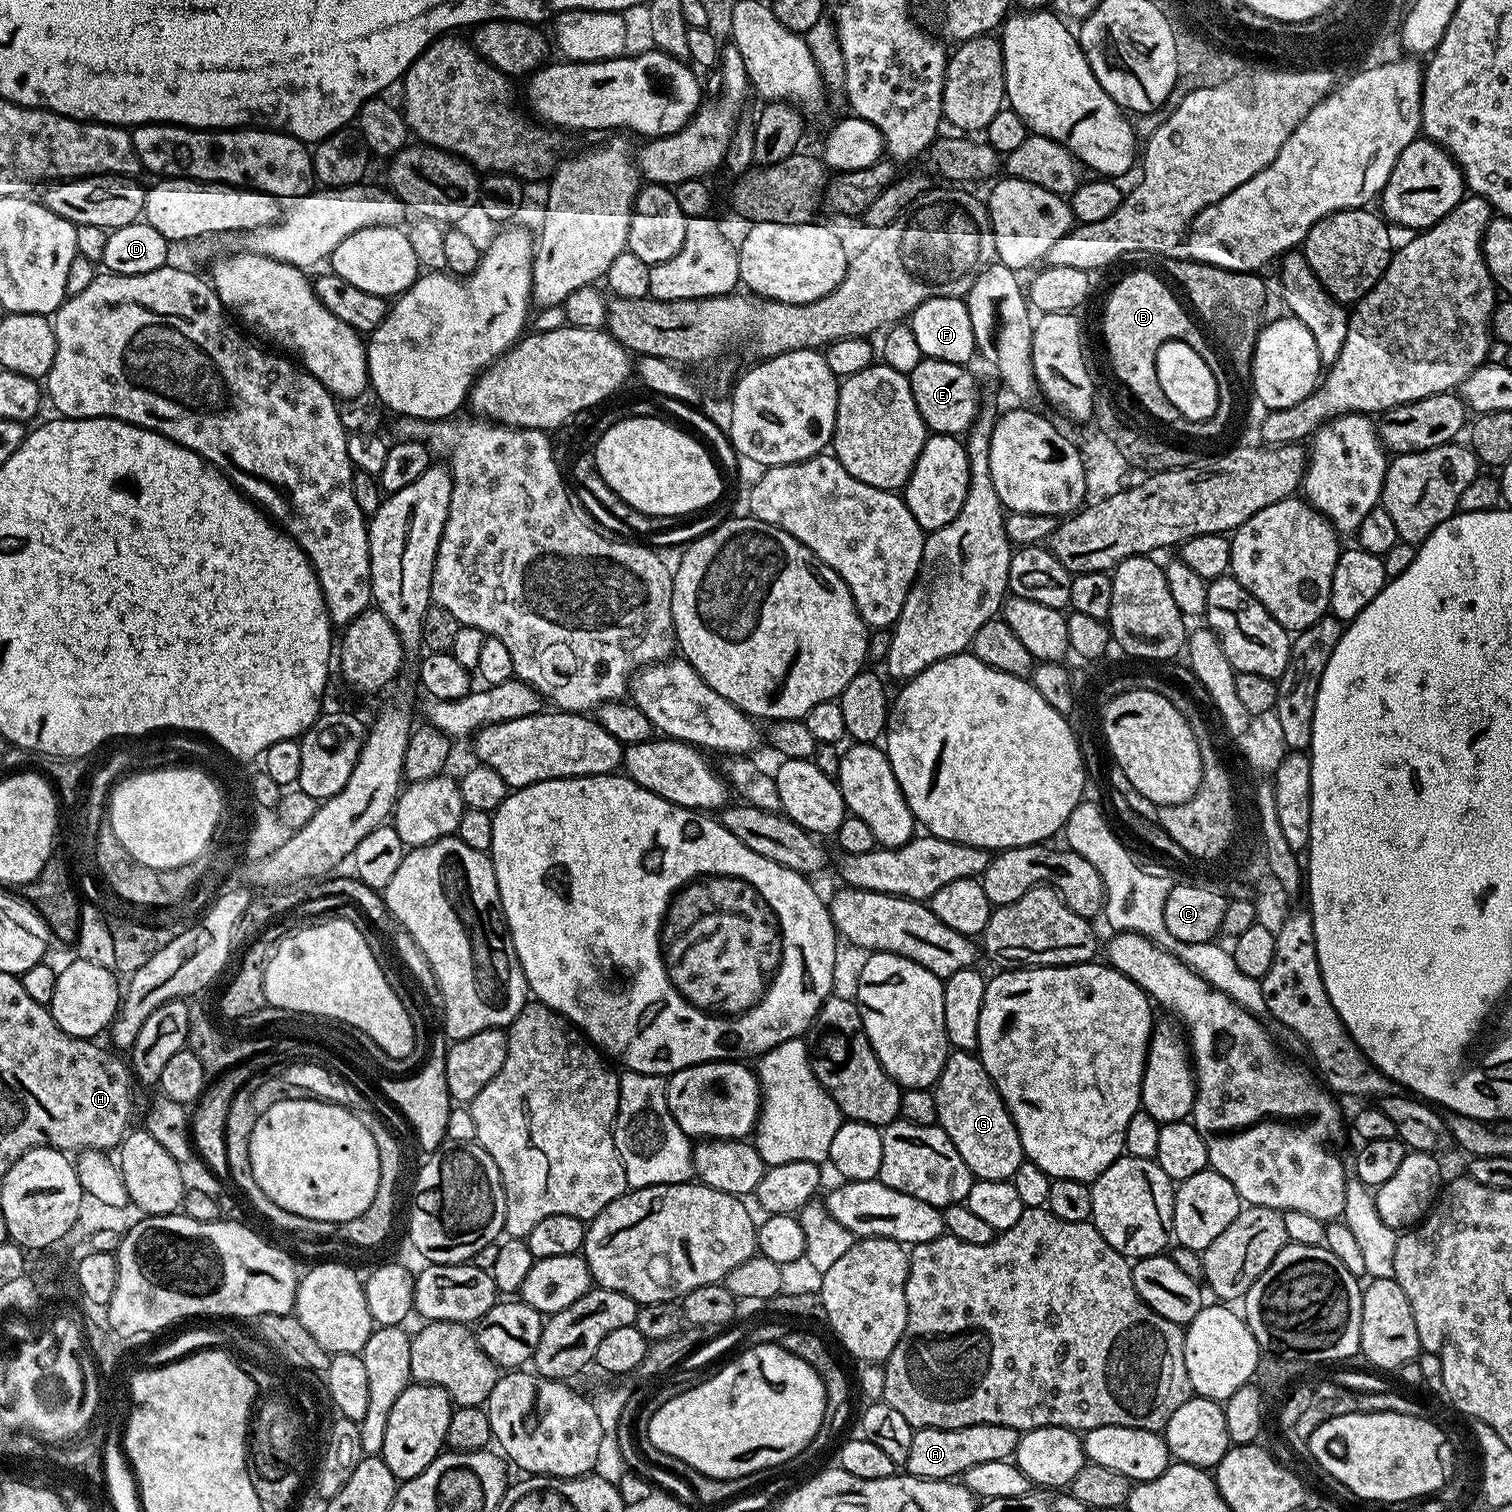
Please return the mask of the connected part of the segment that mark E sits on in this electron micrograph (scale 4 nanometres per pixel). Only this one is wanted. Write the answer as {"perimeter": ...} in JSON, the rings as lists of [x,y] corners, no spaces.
{"perimeter":[[[923,358],[914,366],[912,372],[907,373],[918,414],[922,414],[929,433],[959,437],[971,428],[972,421],[981,410],[982,401],[980,384],[970,369],[971,367],[963,364]]]}

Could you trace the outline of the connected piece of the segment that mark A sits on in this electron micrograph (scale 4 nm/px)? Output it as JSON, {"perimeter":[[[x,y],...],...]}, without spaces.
{"perimeter":[[[966,1426],[954,1430],[941,1428],[918,1428],[912,1433],[910,1454],[903,1467],[907,1475],[917,1476],[923,1480],[951,1480],[963,1477],[970,1466],[978,1466],[978,1462],[998,1462],[1012,1460],[1016,1455],[1016,1447],[1021,1432],[1010,1426]]]}

